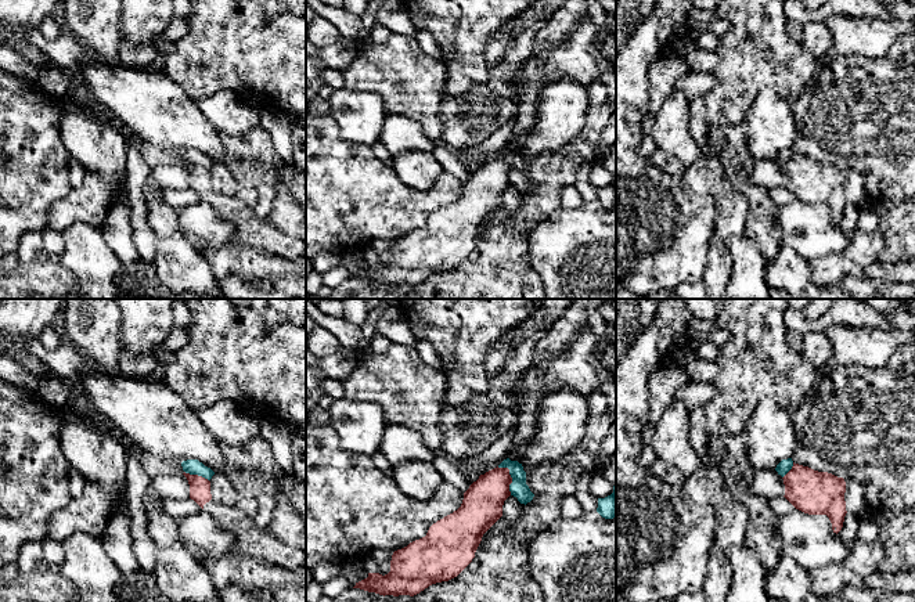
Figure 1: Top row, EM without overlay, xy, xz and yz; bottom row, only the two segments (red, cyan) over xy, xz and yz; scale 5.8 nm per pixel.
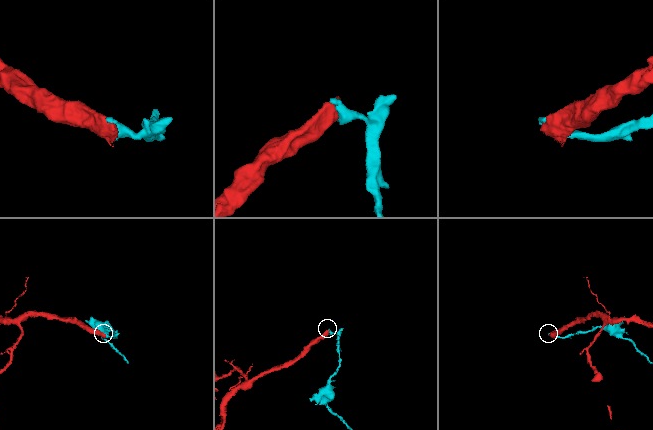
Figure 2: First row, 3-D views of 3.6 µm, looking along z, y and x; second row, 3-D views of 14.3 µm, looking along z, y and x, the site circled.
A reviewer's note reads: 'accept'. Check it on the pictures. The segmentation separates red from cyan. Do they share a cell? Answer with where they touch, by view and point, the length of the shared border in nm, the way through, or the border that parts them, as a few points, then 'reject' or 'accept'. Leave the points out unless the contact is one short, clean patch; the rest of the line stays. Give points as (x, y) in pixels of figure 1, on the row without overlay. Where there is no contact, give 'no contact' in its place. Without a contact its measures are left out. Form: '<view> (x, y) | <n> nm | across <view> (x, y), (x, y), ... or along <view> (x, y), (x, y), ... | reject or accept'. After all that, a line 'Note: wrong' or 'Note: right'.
xz (510, 166) | 190 nm | along xz (497, 157), (508, 159), (511, 184) | reject
Note: wrong

